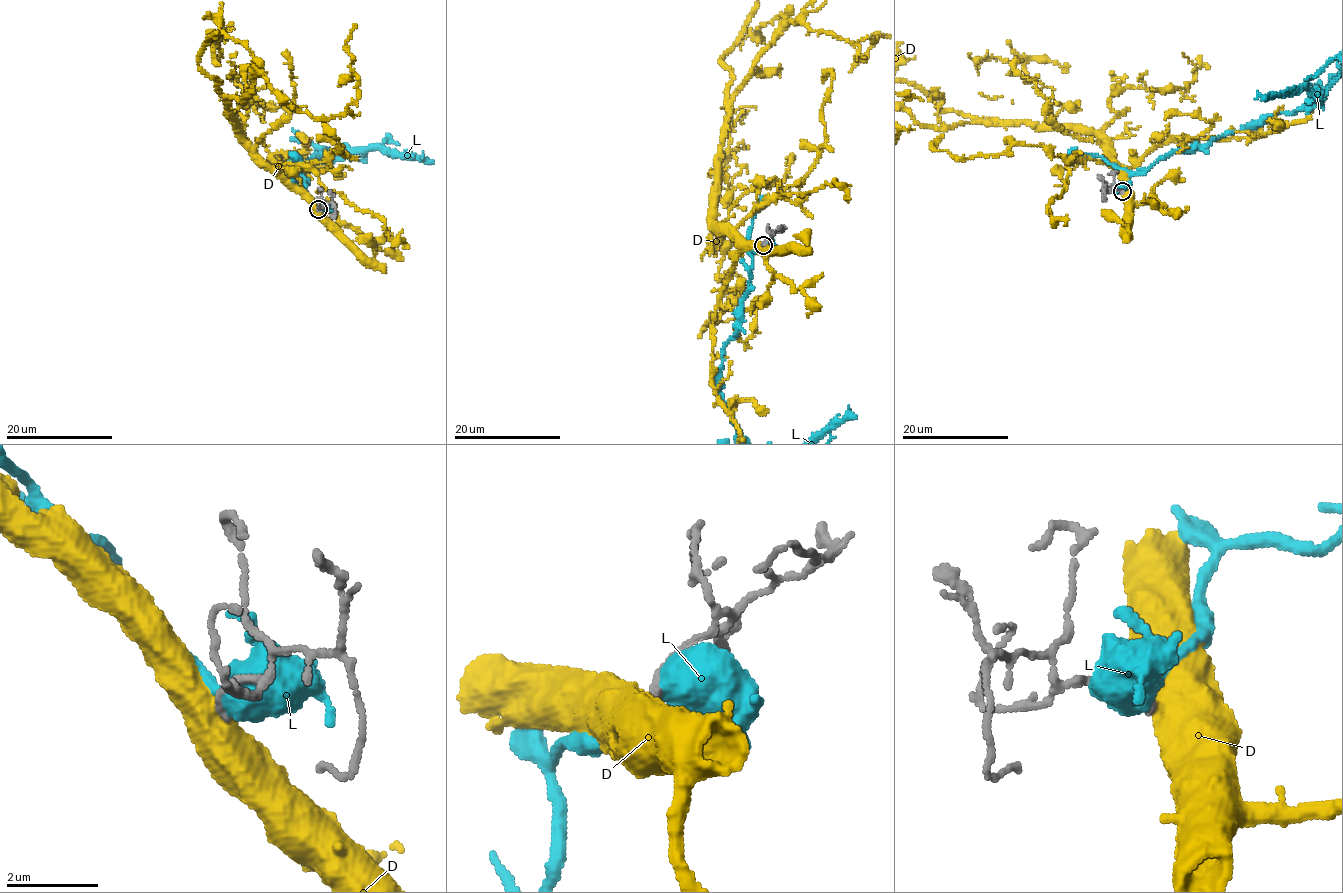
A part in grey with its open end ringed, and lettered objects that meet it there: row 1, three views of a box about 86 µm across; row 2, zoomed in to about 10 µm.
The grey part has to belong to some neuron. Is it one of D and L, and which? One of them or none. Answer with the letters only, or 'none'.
D

